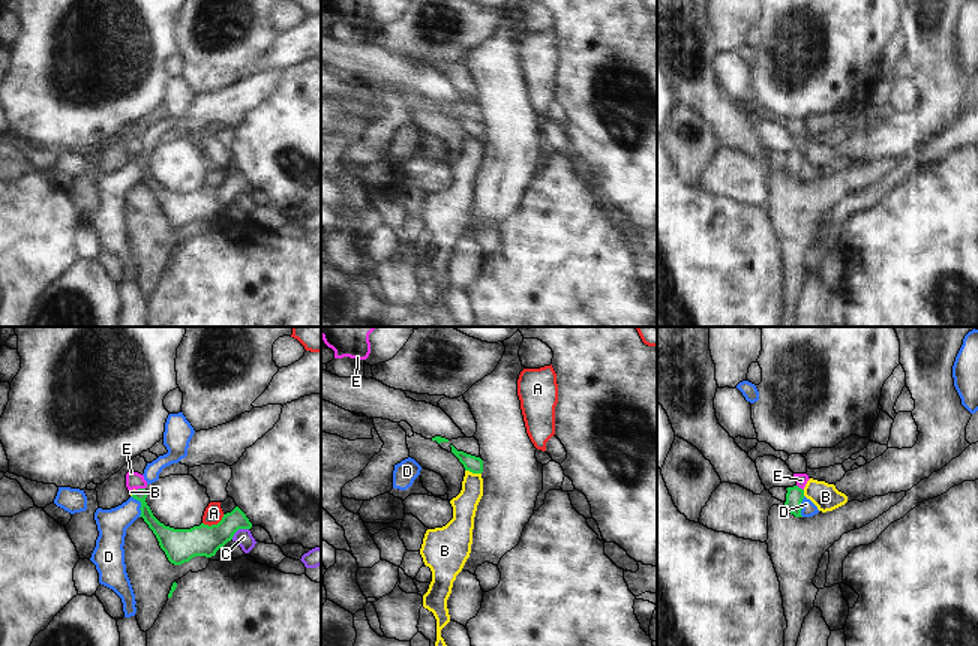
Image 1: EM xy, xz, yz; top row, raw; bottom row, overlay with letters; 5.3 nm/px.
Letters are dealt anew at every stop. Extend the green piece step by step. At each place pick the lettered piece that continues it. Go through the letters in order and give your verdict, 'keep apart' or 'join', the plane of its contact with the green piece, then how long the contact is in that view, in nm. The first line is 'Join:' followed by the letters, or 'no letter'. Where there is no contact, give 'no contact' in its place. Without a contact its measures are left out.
Join: no letter
A: keep apart; contact in xy; length 130 nm
B: keep apart; contact in xz; length 90 nm
C: keep apart; contact in xy; length 110 nm
D: keep apart; contact in xy; length 120 nm
E: keep apart; contact in xy; length 60 nm

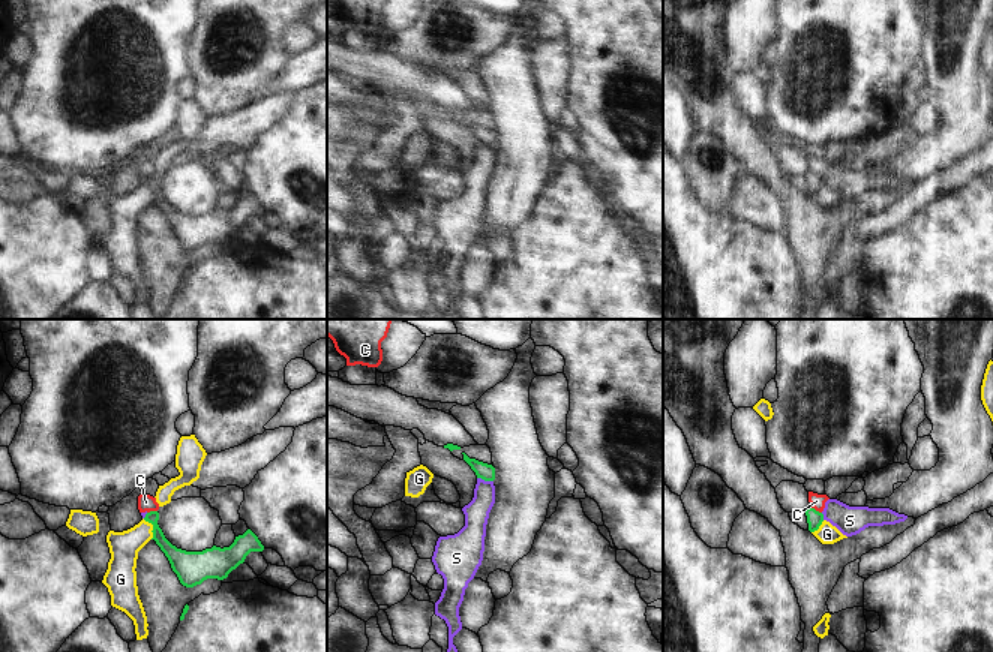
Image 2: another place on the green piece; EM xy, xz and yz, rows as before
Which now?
Join: no letter
C: keep apart; contact in yz; length 80 nm
G: keep apart; contact in xy; length 120 nm
S: keep apart; contact in xz; length 90 nm

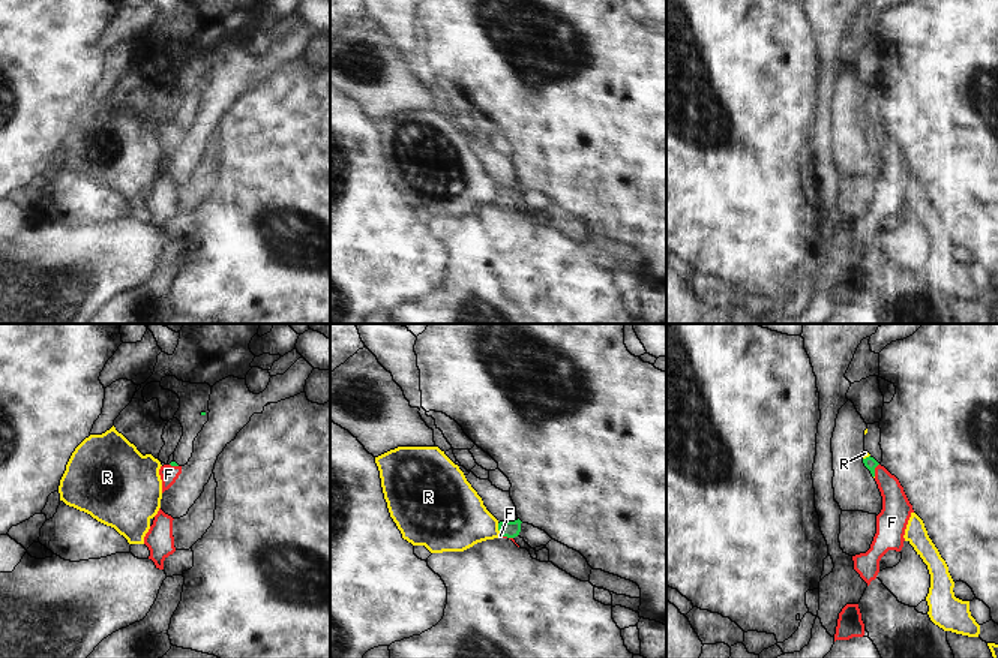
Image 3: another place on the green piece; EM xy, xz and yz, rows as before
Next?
Join: F
F: join; contact in yz; length 80 nm
R: keep apart; contact in xz; length 70 nm

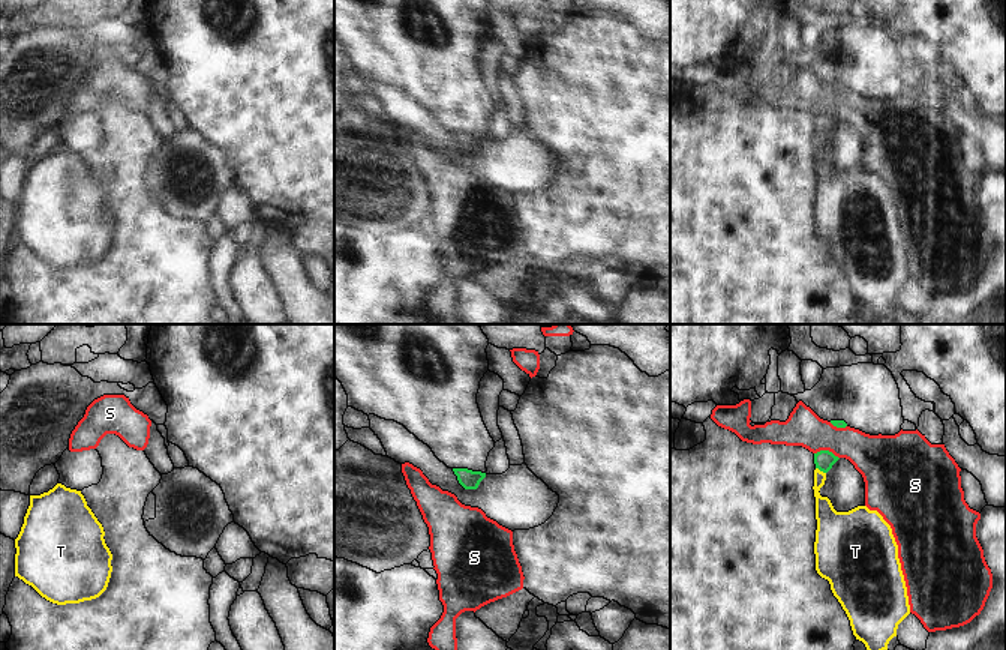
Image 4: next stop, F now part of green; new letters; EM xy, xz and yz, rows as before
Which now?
Join: T
S: keep apart; contact in yz; length 140 nm
T: join; contact in yz; length 70 nm

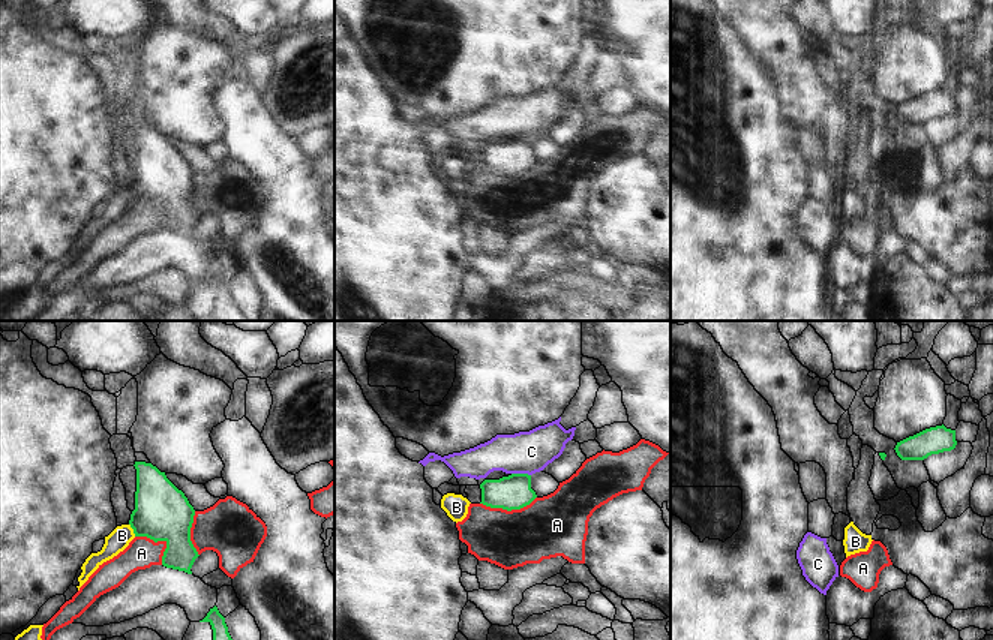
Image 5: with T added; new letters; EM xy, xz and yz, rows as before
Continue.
Join: B
A: keep apart; contact in xz; length 300 nm
B: join; contact in xy; length 80 nm
C: keep apart; contact in xz; length 110 nm

